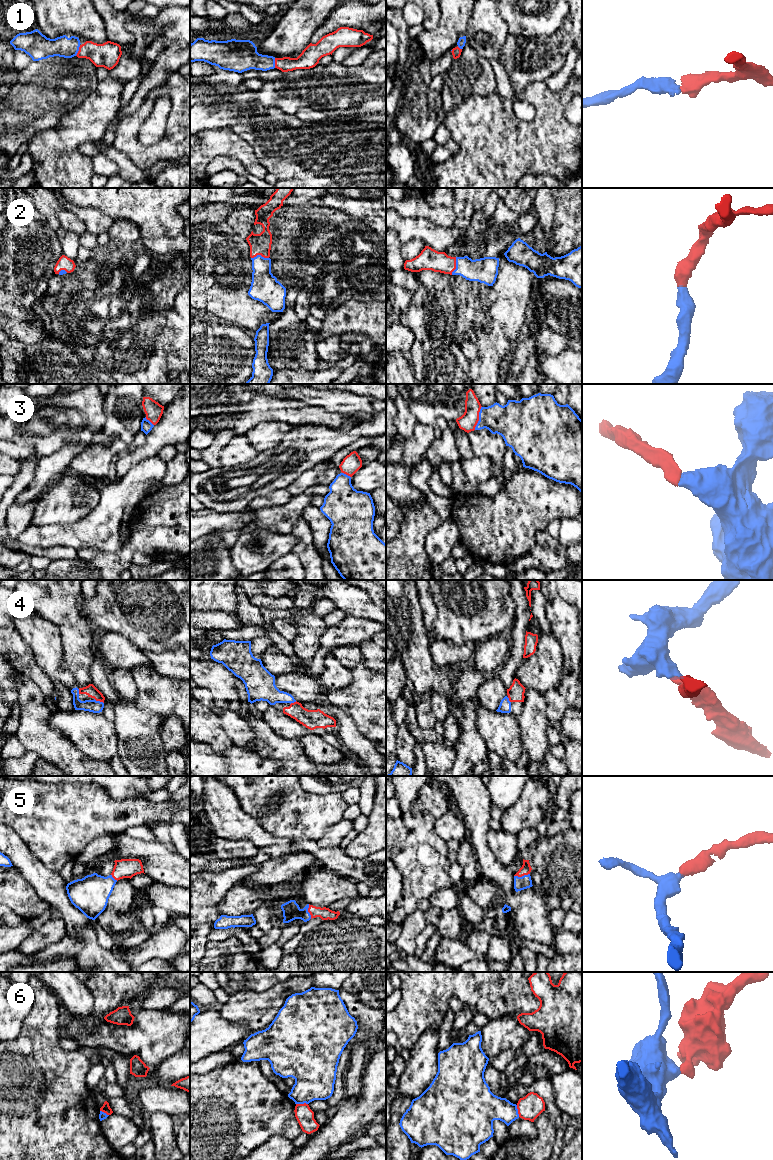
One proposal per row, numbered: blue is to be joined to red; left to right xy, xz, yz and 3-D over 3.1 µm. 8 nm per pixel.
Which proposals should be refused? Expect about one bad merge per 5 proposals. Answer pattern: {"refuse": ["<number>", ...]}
{"refuse": ["6"]}

